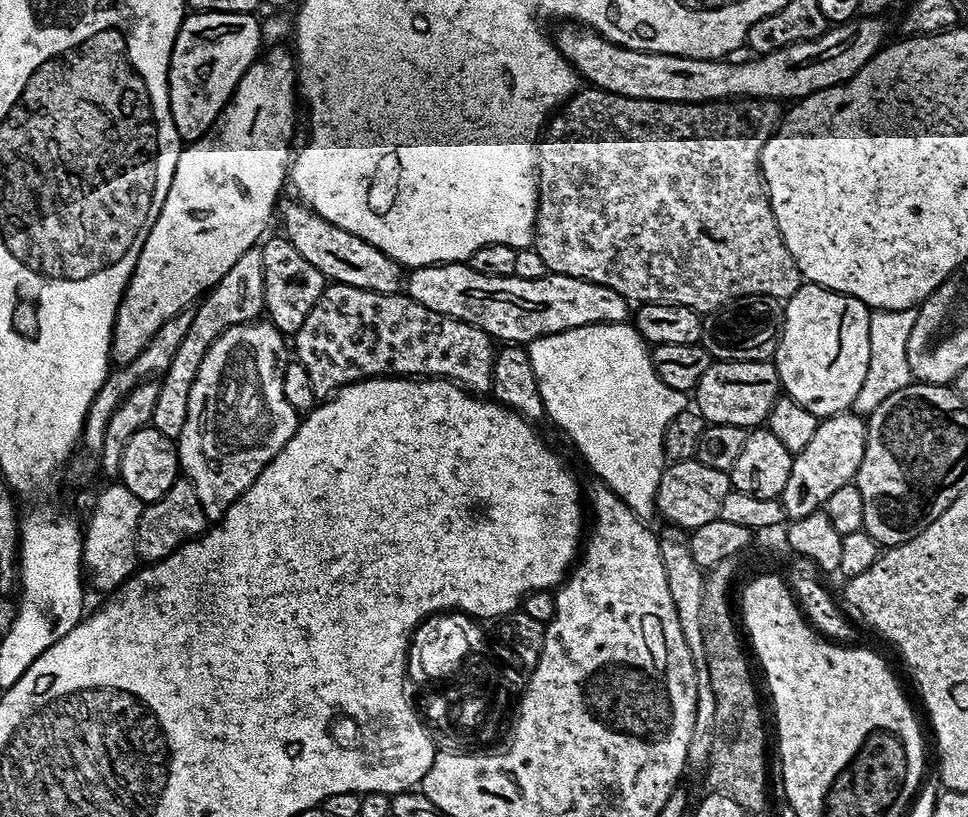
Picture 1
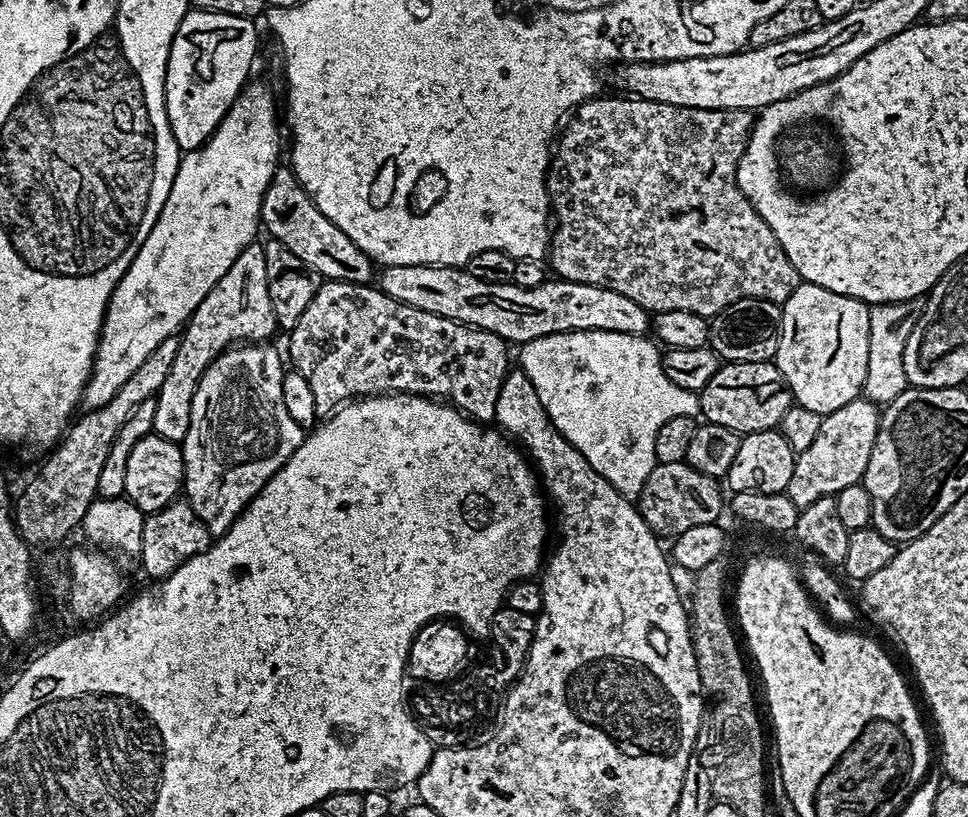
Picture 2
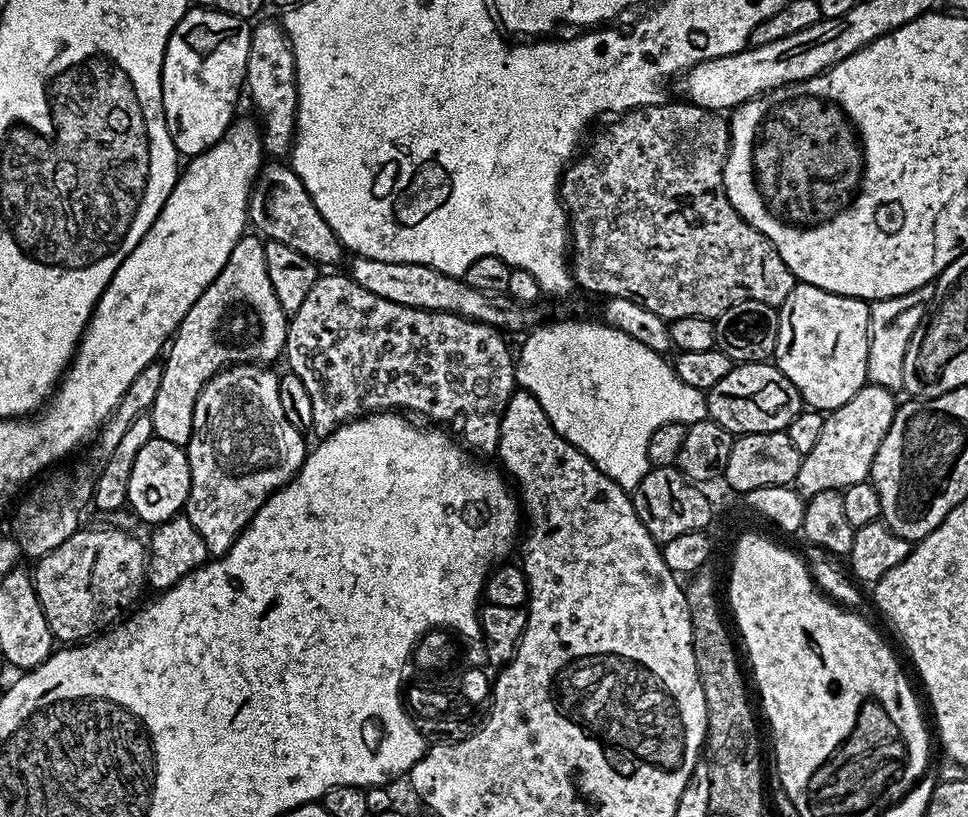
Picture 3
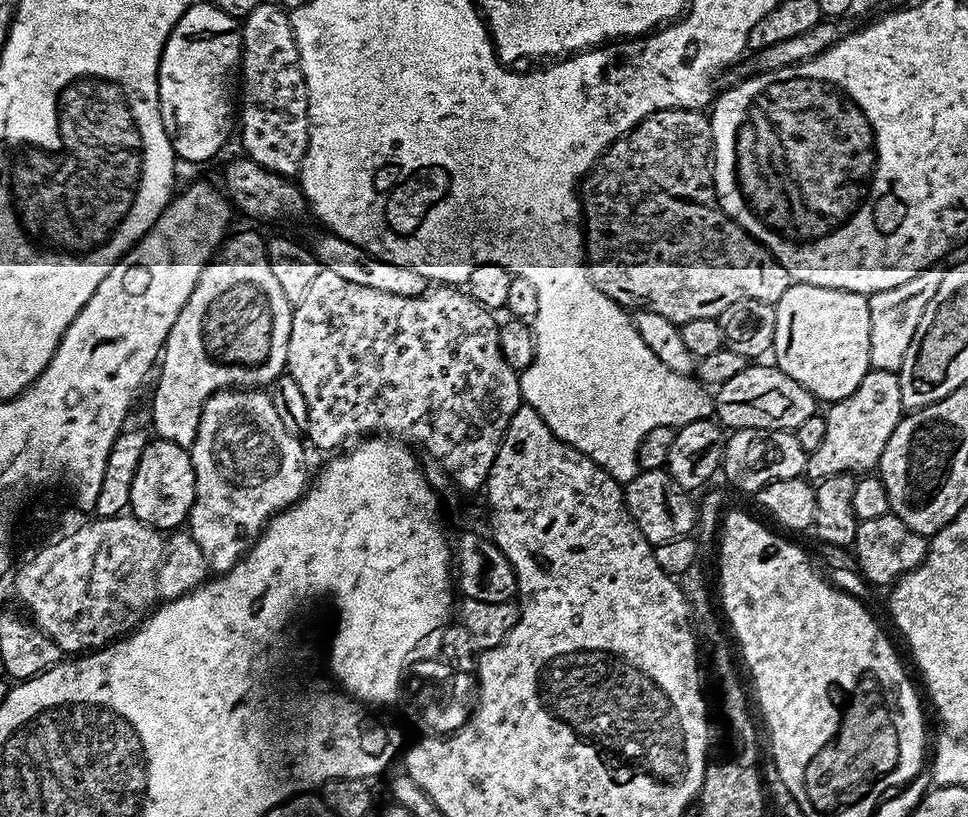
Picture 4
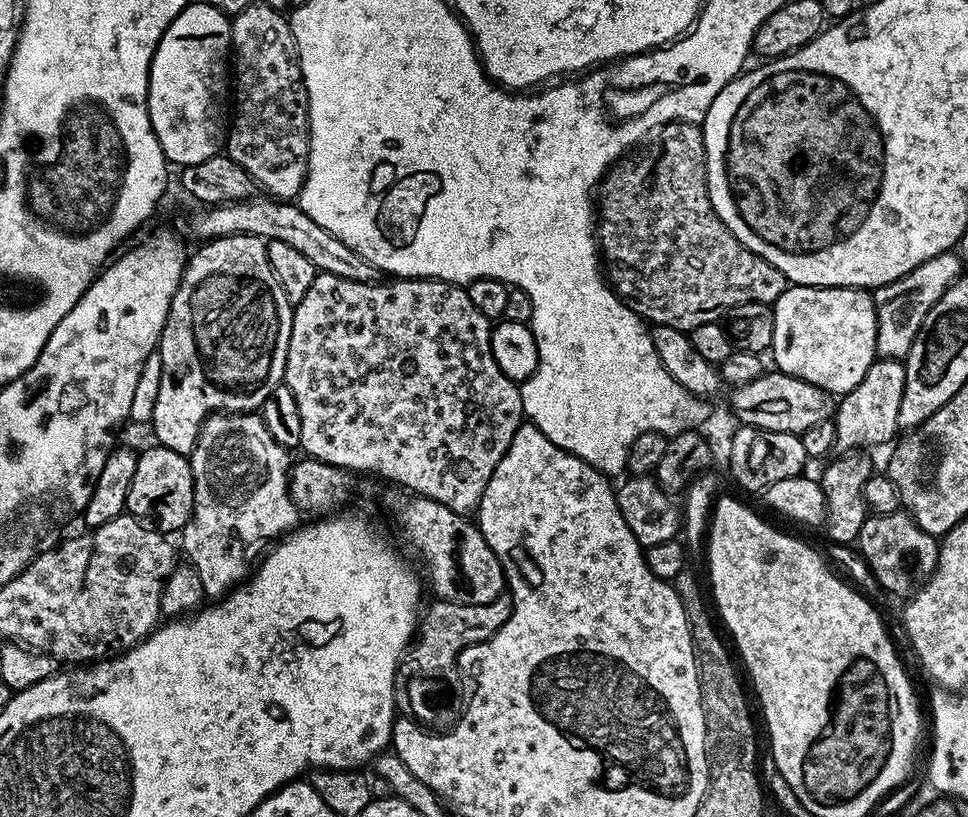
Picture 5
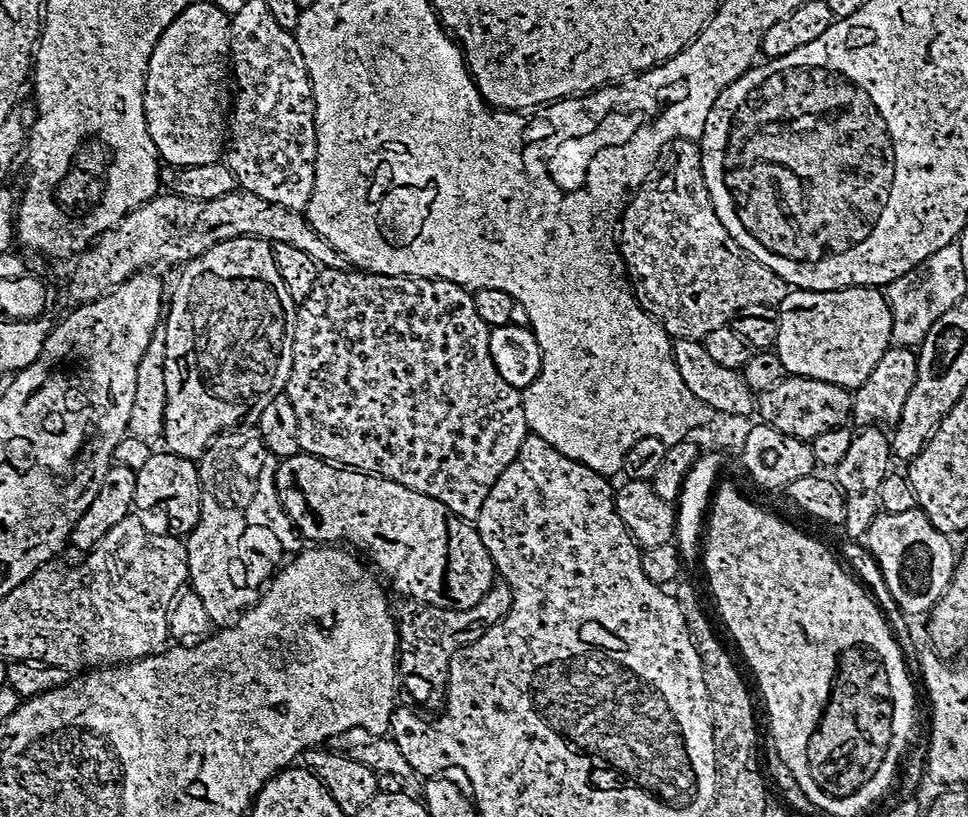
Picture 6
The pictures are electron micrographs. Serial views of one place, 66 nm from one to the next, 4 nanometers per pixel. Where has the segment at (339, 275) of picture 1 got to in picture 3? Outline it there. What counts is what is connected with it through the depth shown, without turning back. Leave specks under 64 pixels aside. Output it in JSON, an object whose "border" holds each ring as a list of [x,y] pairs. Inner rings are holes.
{"border":[[[268,163],[256,173],[252,192],[248,195],[248,219],[251,227],[265,241],[273,245],[281,244],[290,250],[298,250],[298,254],[302,254],[317,266],[338,263],[340,252],[342,253],[340,240],[326,222],[326,218],[322,218],[322,214],[314,206],[298,174],[287,163]]]}

